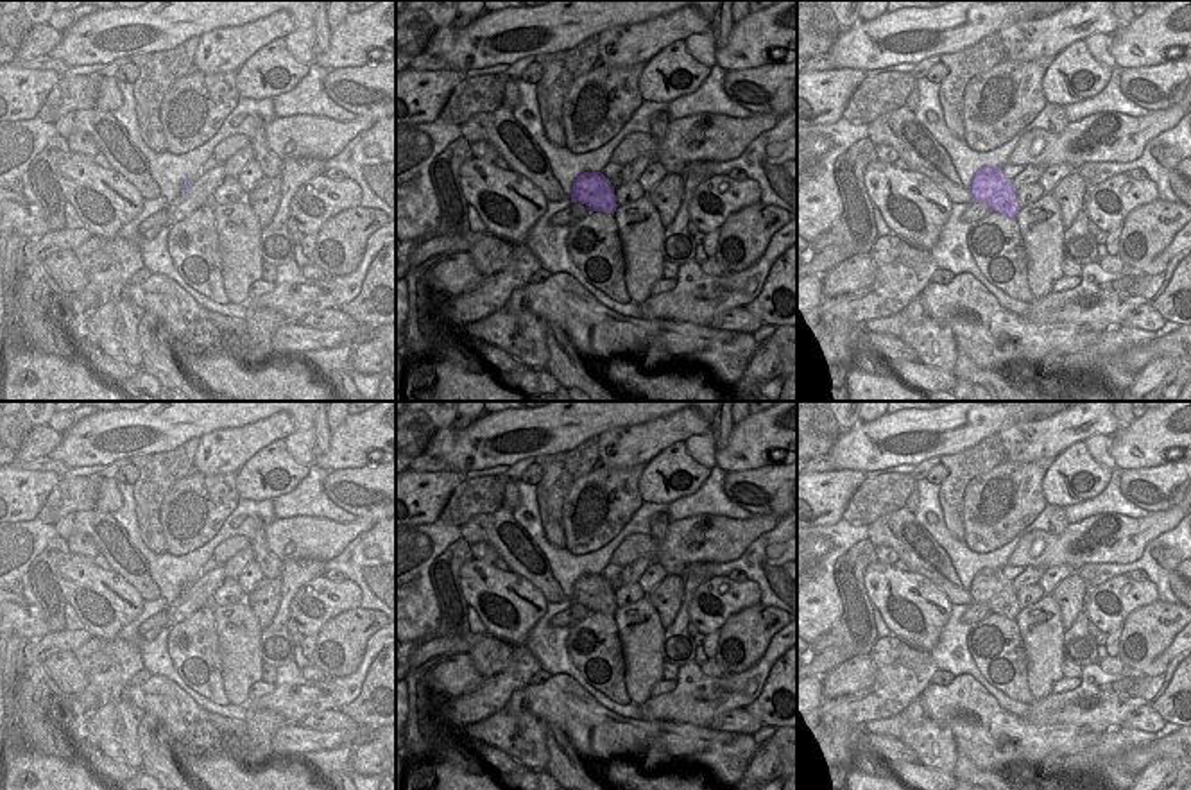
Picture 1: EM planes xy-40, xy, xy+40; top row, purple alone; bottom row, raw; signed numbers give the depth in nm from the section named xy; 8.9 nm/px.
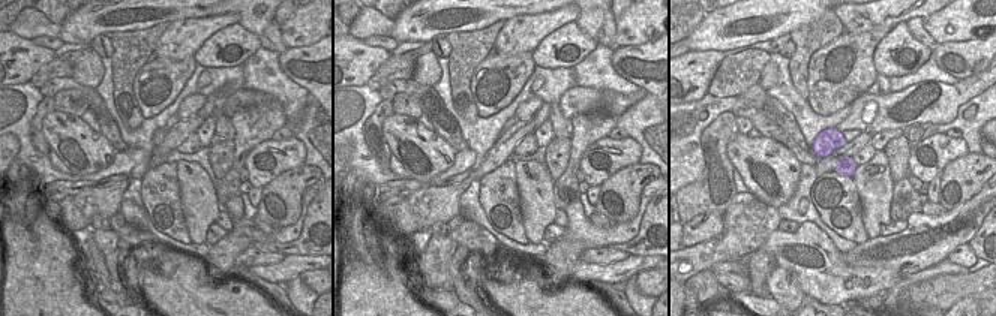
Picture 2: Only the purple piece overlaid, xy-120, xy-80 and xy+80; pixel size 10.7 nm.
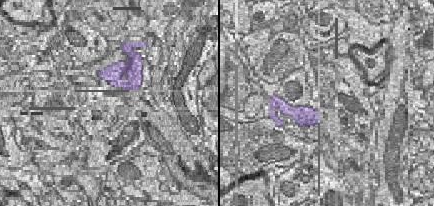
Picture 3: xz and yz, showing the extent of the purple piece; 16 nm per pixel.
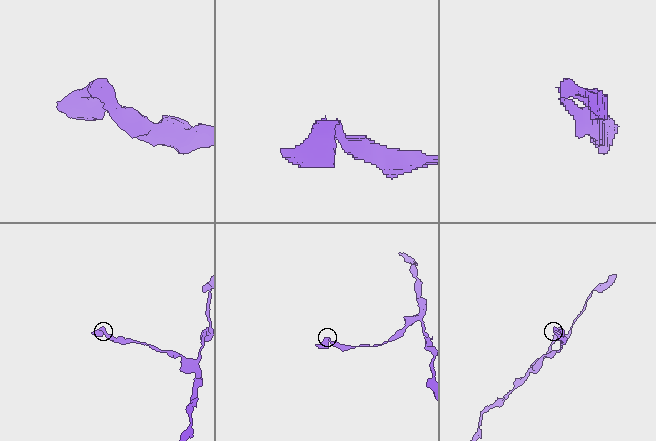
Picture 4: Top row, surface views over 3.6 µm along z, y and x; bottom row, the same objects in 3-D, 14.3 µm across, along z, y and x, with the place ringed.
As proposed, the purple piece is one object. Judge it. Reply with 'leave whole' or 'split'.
leave whole

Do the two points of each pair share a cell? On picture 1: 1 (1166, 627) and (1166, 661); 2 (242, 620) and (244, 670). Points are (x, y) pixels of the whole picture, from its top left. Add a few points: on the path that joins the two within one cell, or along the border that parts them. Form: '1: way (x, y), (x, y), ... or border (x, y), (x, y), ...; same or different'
1: border (1172, 640), (1150, 661), (1131, 669); different
2: way (240, 633), (240, 658); same

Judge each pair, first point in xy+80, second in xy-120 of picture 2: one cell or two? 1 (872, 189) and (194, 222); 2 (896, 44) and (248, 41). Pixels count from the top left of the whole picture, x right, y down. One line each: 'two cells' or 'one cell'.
1: one cell
2: one cell

